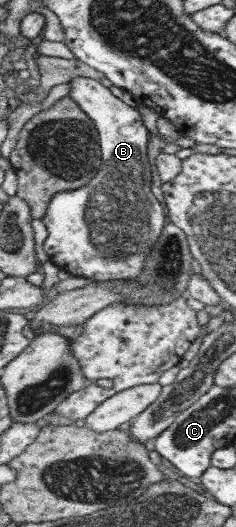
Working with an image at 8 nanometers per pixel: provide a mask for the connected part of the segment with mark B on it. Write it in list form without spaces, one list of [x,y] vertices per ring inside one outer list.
[[[86,76],[78,77],[68,83],[70,96],[84,109],[99,130],[103,167],[99,175],[88,186],[78,190],[60,192],[50,199],[49,209],[42,219],[48,226],[48,240],[45,249],[55,265],[72,275],[83,276],[96,282],[111,279],[135,279],[146,269],[146,259],[153,246],[160,239],[164,227],[170,222],[166,217],[164,205],[152,193],[152,168],[148,143],[150,131],[144,125],[142,113],[126,105],[116,97],[105,84]]]

